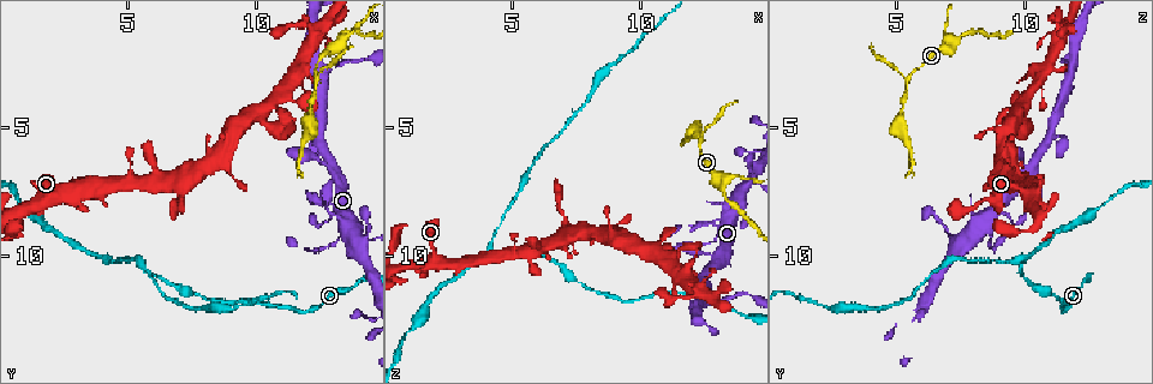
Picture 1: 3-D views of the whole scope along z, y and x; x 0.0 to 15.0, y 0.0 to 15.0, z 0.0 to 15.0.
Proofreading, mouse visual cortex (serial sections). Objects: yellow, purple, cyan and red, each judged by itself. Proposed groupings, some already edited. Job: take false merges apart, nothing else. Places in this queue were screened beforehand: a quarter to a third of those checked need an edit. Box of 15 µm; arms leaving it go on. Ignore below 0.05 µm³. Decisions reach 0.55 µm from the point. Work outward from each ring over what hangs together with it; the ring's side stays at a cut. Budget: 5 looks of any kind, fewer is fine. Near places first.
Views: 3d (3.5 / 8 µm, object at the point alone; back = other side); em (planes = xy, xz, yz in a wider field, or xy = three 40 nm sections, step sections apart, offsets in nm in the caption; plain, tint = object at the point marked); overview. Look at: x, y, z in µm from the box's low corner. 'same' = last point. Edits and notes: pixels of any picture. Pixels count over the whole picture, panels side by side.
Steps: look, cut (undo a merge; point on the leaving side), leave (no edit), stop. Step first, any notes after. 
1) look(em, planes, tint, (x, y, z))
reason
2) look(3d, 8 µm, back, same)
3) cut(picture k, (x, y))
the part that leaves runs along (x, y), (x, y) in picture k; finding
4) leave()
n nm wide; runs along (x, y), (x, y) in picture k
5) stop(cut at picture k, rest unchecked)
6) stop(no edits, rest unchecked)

look(3d, 3.5 µm, (12.5, 3.1, 5.4))
a fork

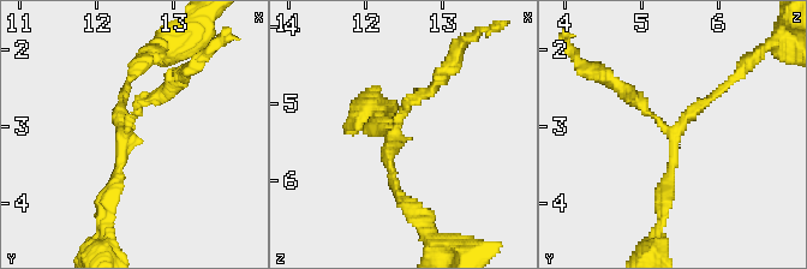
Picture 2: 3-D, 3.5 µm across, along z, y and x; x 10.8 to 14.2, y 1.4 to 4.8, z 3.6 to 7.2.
look(em, xy, step 2, tint, (12.40, 3.10, 5.40))

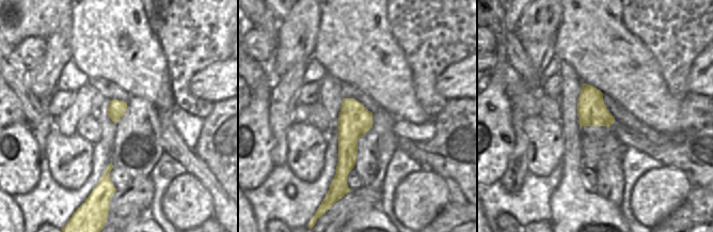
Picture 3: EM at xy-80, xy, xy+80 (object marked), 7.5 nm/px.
leave()
runs along (731, 78), (674, 133), (664, 208) in picture 2; one cell here

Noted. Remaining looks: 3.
look(3d, 3.5 µm, (4.3, 10.2, 9.8))
three arms meet

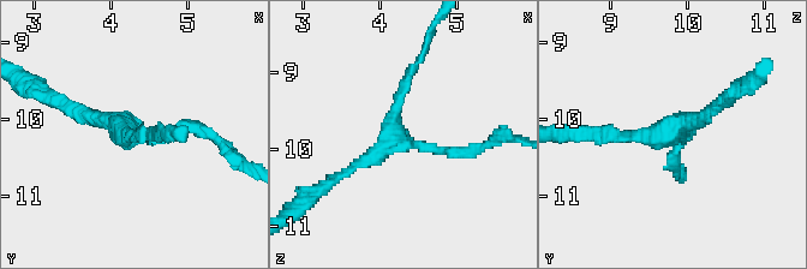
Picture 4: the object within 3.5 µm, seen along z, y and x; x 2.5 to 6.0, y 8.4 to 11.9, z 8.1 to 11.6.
look(em, xy, step 2, tint, (4.25, 10.10, 9.85))
3 arms; arms of 150, 150, 150 nm

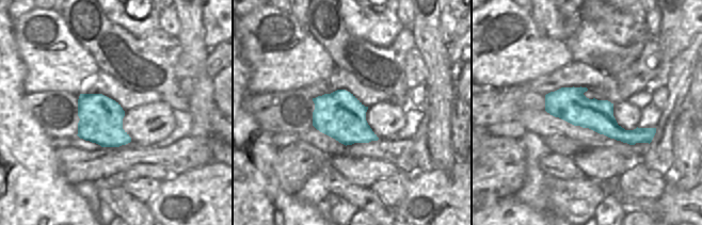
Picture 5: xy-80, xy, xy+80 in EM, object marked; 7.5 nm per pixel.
leave()
runs along (547, 97), (621, 134), (653, 130) in picture 5; all the same cell

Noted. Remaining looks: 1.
stop(no edits, rest unchecked)

